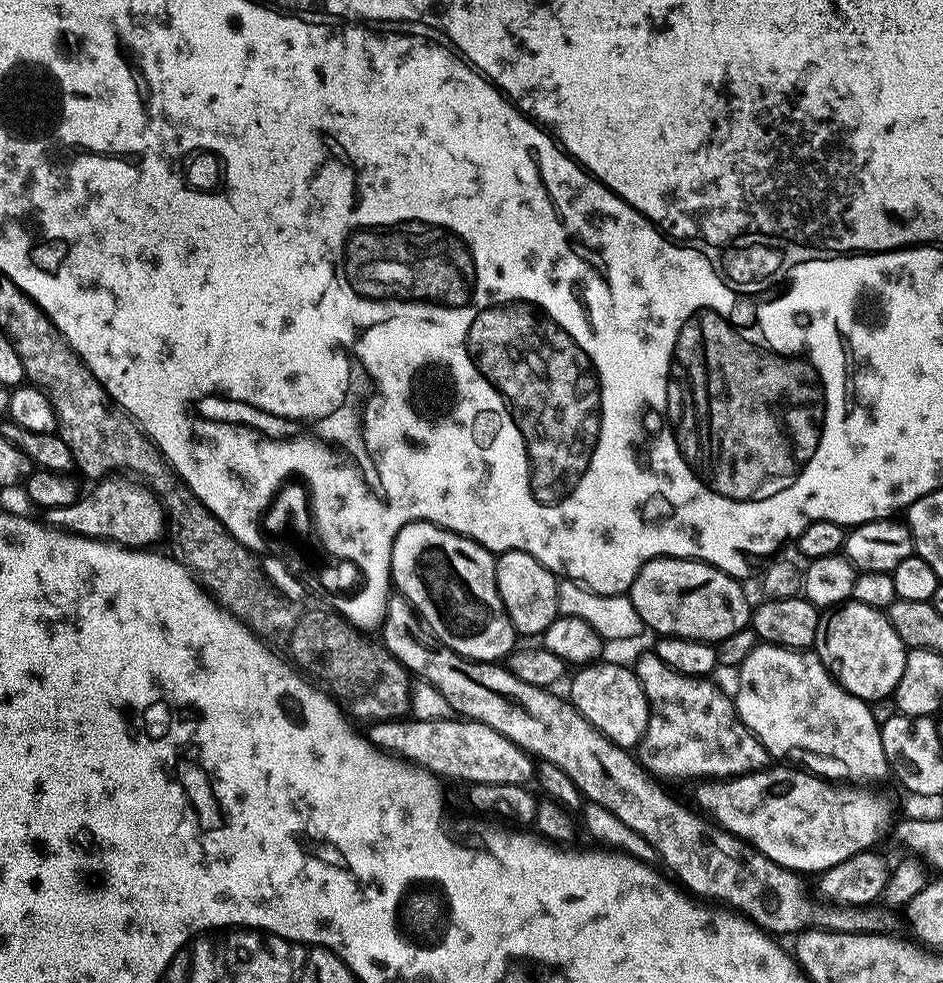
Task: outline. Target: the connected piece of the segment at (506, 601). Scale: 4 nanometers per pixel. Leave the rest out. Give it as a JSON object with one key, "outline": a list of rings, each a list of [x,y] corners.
{"outline":[[[522,550],[501,552],[496,556],[496,581],[498,594],[502,598],[502,606],[506,606],[506,614],[514,626],[517,637],[536,636],[543,637],[545,630],[561,615],[558,602],[560,589],[558,577],[538,558],[526,554]]]}

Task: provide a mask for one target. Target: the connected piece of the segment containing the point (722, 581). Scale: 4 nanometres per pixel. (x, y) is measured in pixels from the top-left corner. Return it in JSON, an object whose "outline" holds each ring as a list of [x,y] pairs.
{"outline":[[[660,556],[644,563],[626,595],[634,602],[645,629],[653,628],[657,637],[677,636],[715,646],[749,627],[753,605],[748,604],[744,587],[736,577],[701,560]]]}

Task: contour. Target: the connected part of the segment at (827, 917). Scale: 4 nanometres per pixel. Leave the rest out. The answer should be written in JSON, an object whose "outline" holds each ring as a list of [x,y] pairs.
{"outline":[[[399,594],[388,597],[385,614],[383,616],[382,631],[384,640],[382,646],[391,656],[407,668],[413,677],[429,684],[446,698],[451,711],[457,717],[466,720],[477,720],[485,723],[491,729],[504,735],[515,746],[535,758],[537,761],[558,766],[578,786],[580,795],[589,804],[606,806],[614,818],[626,822],[630,830],[642,834],[650,846],[654,846],[657,857],[677,876],[675,879],[693,897],[703,898],[708,902],[715,902],[725,909],[731,910],[757,924],[760,929],[775,934],[777,937],[802,932],[810,928],[822,928],[826,932],[878,932],[892,934],[897,930],[897,913],[883,906],[857,906],[819,902],[815,904],[810,897],[804,896],[804,884],[799,875],[788,868],[778,866],[778,862],[770,862],[759,852],[736,836],[731,836],[726,829],[708,819],[699,811],[687,808],[680,800],[675,800],[661,781],[653,776],[639,759],[629,749],[610,742],[597,728],[590,726],[586,718],[563,695],[555,696],[555,691],[538,686],[530,686],[530,682],[522,682],[522,678],[515,676],[503,663],[487,660],[467,660],[445,644],[433,642],[434,637],[428,631],[423,620],[417,616],[411,602]]]}

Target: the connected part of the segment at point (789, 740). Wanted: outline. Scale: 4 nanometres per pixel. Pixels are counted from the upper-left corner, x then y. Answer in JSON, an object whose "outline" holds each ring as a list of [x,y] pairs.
{"outline":[[[763,642],[757,643],[746,662],[738,669],[740,685],[734,691],[736,713],[740,721],[756,735],[758,742],[768,751],[769,757],[788,756],[791,752],[813,752],[816,756],[829,756],[844,764],[853,781],[889,779],[890,769],[886,762],[886,750],[882,750],[880,725],[874,722],[869,701],[850,694],[826,670],[815,651],[783,648]]]}

